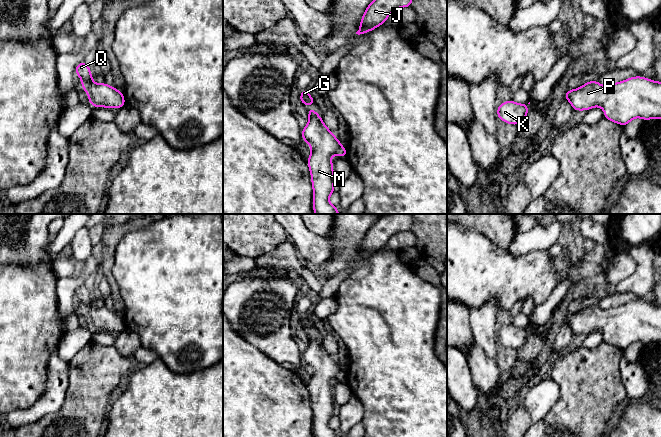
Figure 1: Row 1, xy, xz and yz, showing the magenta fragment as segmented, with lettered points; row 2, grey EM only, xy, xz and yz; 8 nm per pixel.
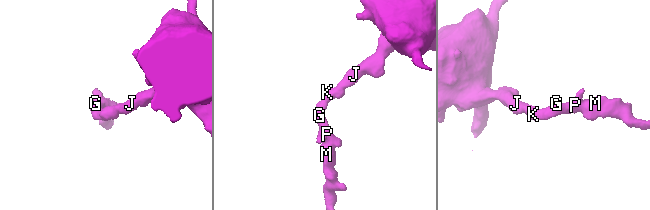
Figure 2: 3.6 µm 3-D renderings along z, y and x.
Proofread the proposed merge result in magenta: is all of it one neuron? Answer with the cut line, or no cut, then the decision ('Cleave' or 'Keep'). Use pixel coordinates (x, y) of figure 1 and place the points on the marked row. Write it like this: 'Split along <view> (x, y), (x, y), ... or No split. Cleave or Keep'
No split. Keep

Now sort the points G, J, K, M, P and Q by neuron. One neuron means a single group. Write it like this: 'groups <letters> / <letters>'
groups G J K M P Q

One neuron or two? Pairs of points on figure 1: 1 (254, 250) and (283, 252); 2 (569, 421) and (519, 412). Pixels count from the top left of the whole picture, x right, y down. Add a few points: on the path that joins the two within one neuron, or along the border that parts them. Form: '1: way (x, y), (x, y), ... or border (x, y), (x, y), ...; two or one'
1: border (289, 239), (280, 242), (272, 250), (255, 259); two
2: border (533, 422), (529, 426); two

